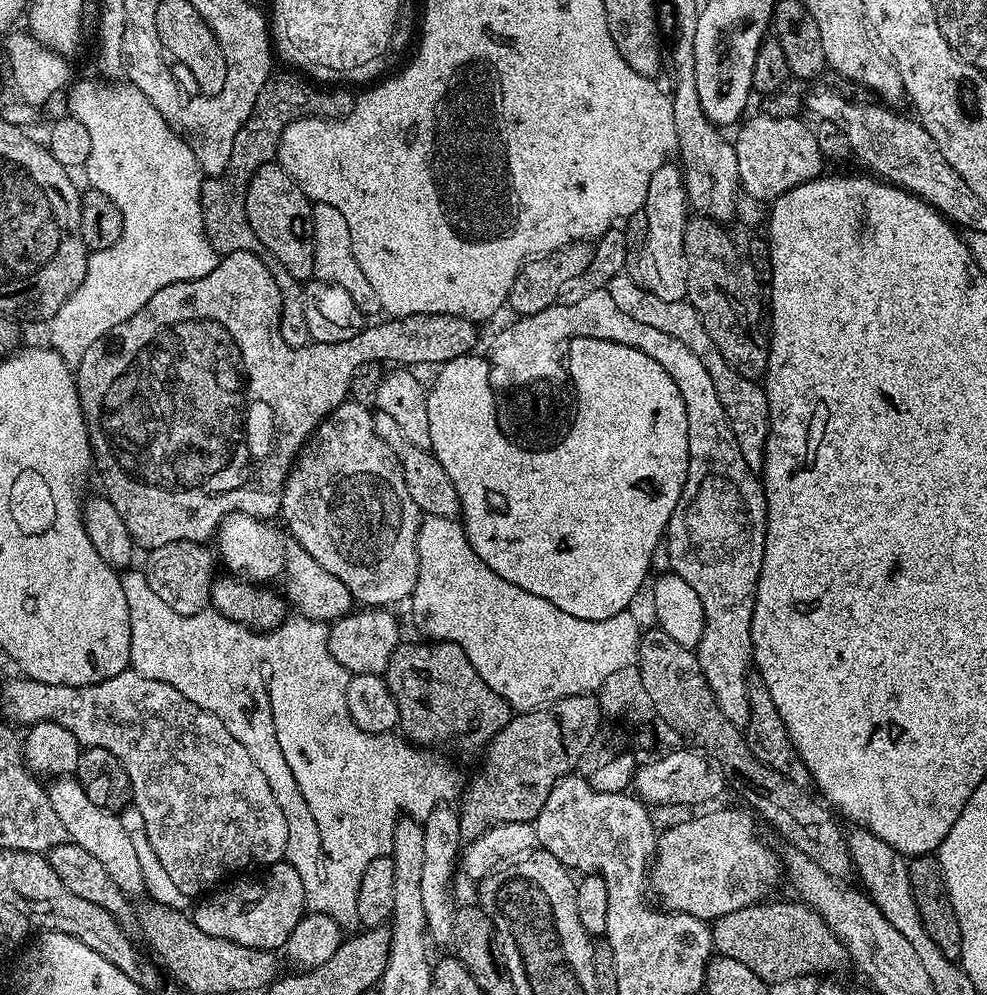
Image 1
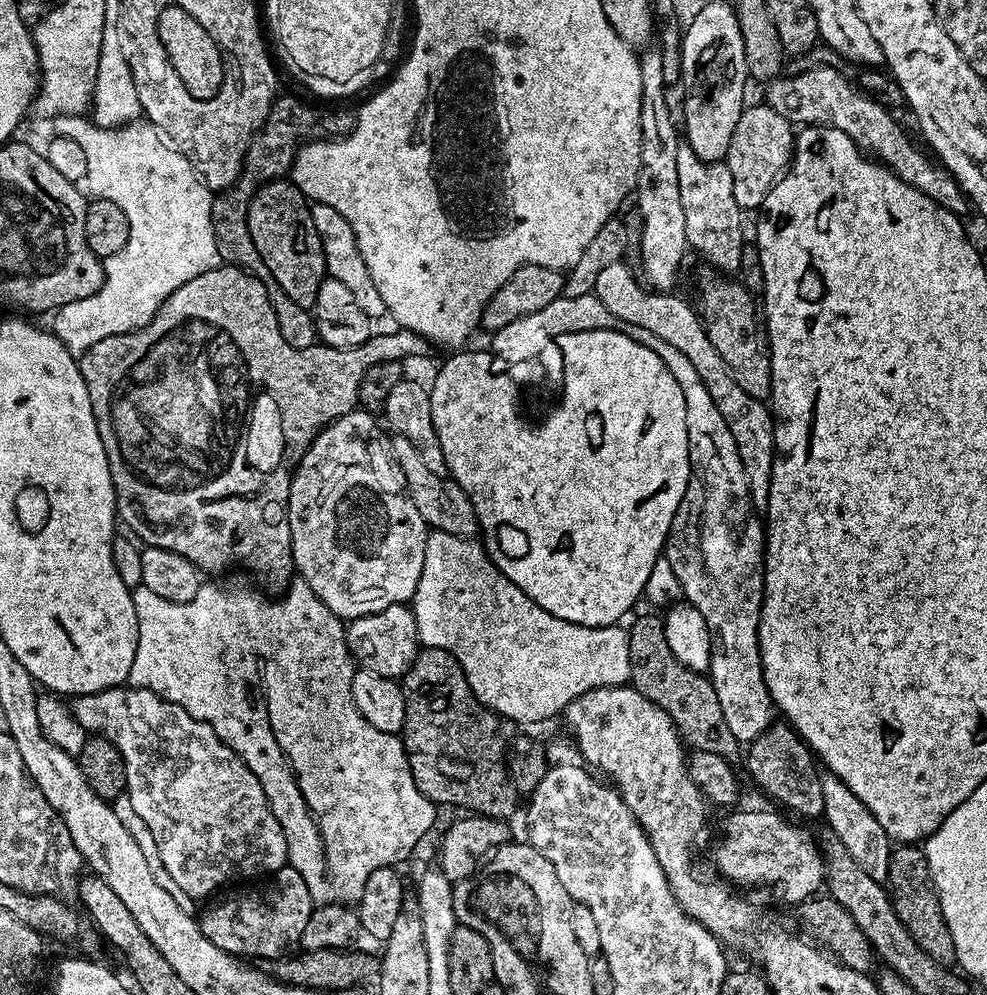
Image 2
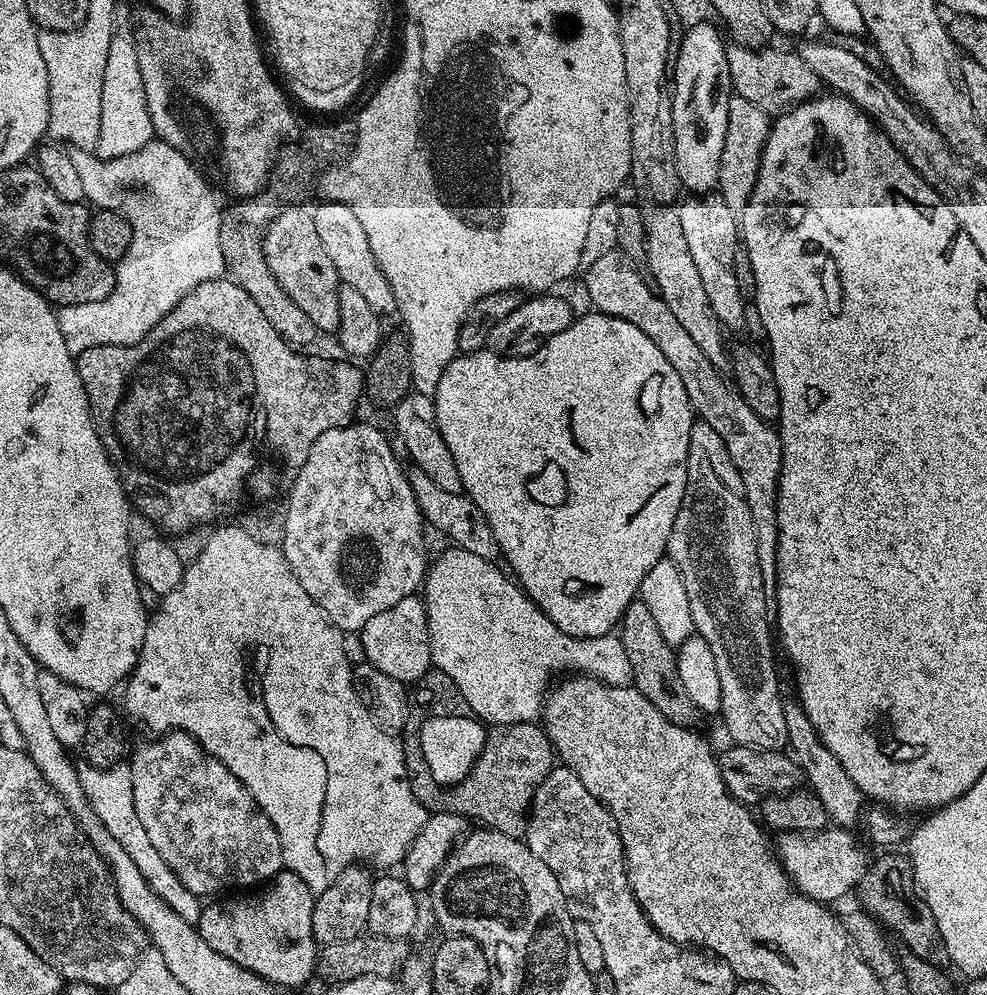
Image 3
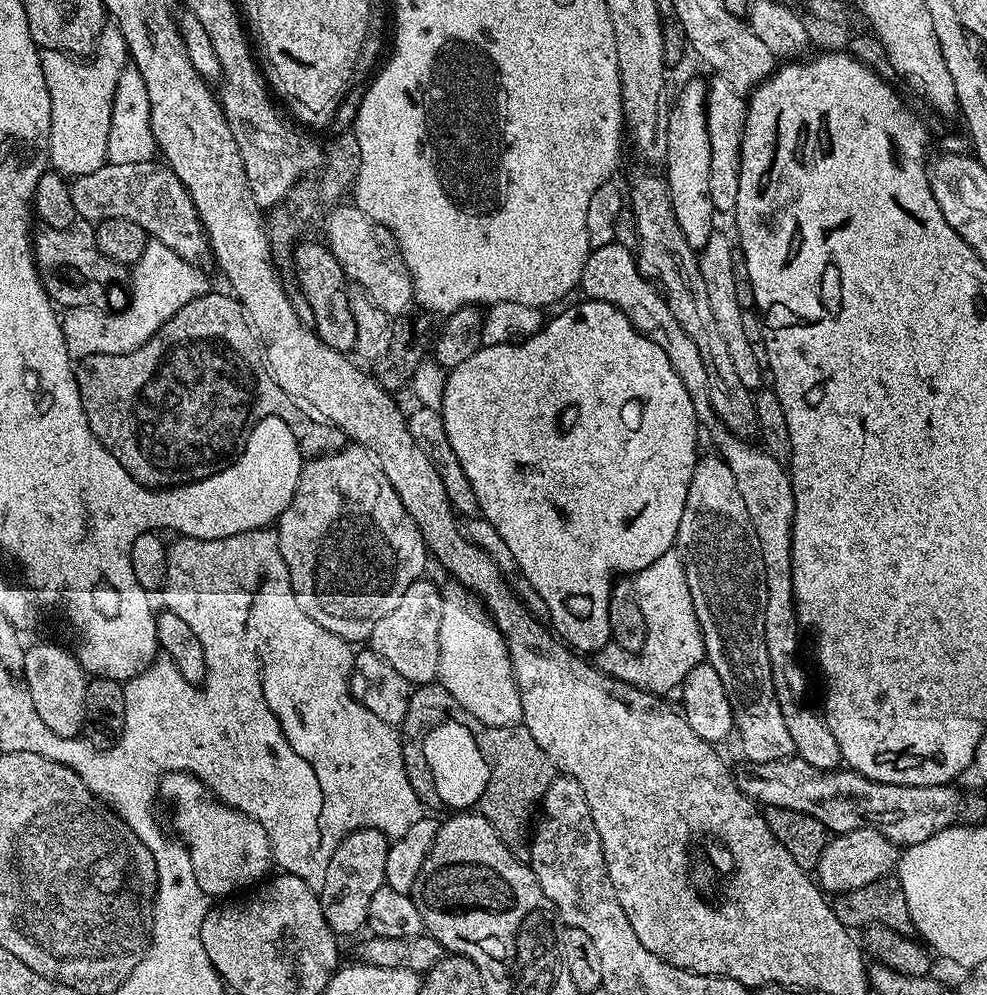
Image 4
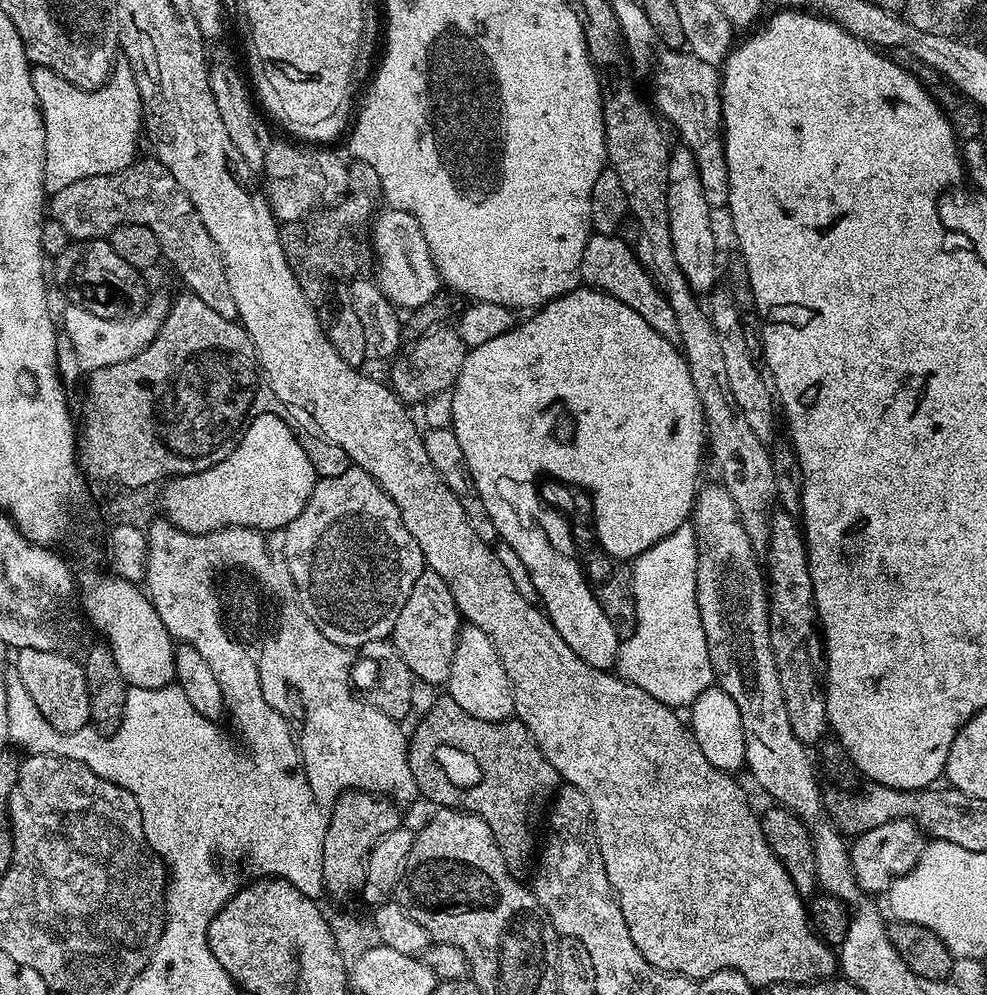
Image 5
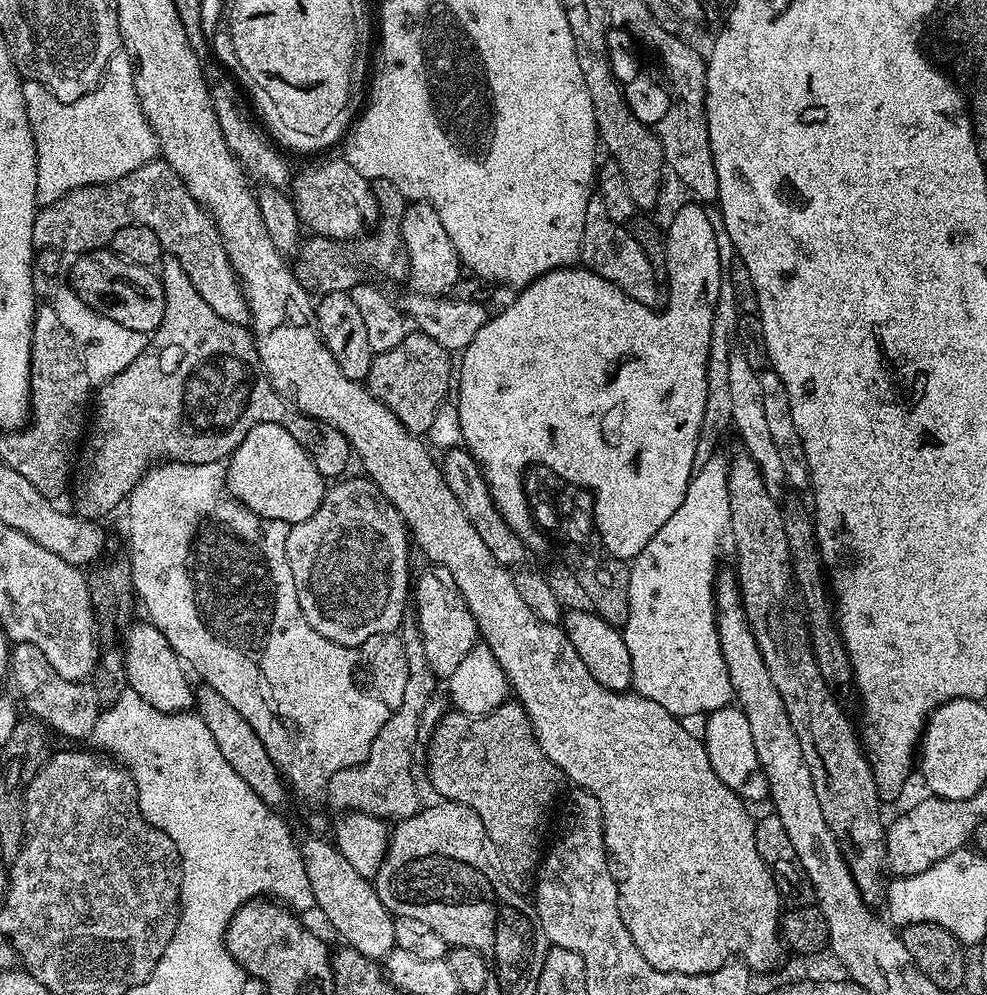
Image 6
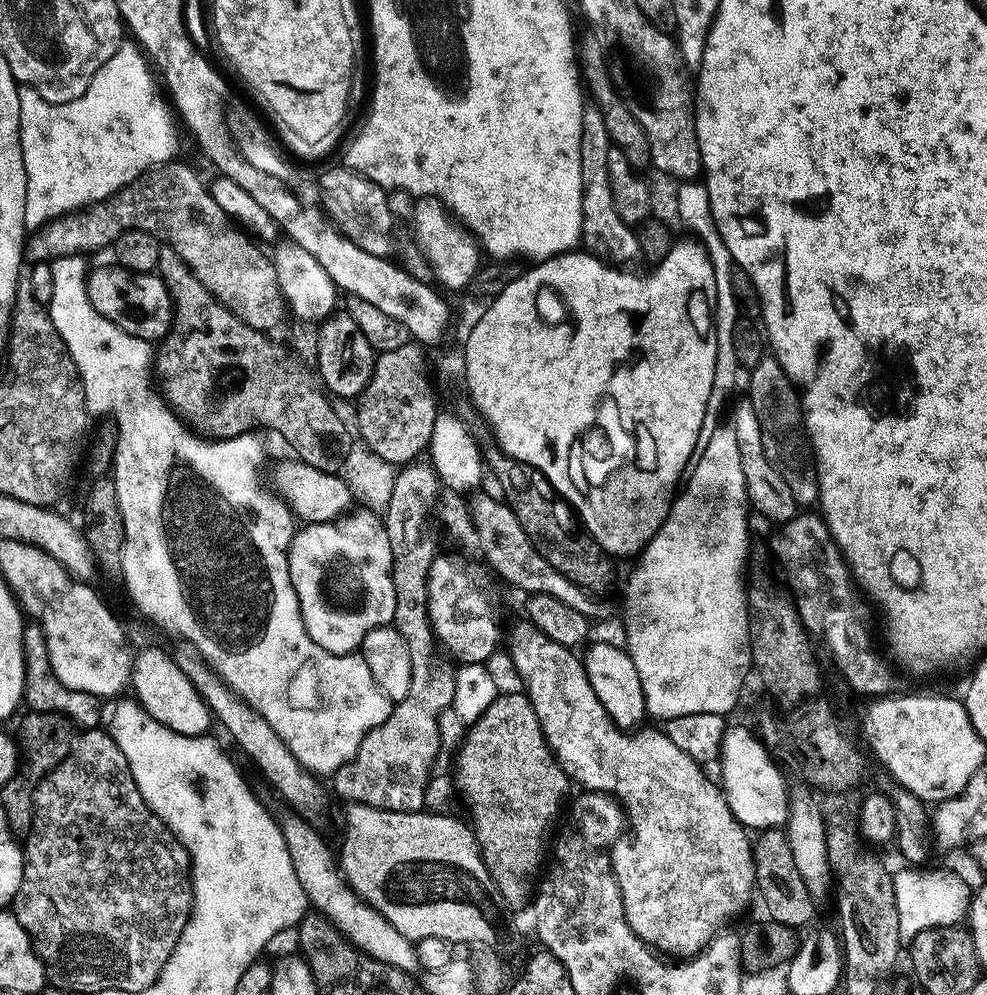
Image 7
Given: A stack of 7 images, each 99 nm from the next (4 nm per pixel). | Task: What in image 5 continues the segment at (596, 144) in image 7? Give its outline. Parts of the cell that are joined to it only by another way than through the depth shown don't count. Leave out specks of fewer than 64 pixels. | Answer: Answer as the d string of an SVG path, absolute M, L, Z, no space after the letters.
M589 235L586 250L582 250L580 279L587 287L610 294L618 298L618 302L630 306L630 310L634 310L643 320L650 322L650 326L654 326L654 330L658 330L662 338L673 342L679 341L678 318L674 318L674 310L670 310L670 302L657 288L652 275L640 264L633 245L621 240L619 235Z

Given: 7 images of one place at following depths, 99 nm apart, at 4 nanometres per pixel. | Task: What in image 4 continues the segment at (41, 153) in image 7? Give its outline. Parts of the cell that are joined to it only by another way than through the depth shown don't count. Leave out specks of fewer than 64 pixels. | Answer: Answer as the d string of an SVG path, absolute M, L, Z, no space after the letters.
M115 22L105 23L92 58L92 64L83 64L83 59L73 58L67 52L46 48L40 54L45 89L50 90L48 159L51 167L65 178L75 178L82 170L100 168L108 159L114 86L118 86L118 78L130 58L126 38L122 38L122 30Z

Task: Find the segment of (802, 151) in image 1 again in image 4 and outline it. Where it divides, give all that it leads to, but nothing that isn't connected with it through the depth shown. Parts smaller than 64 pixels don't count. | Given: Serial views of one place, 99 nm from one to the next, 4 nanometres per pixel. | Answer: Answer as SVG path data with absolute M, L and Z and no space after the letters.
M719 78L713 81L708 84L708 109L706 110L706 126L710 134L710 198L712 207L717 213L732 214L736 211L740 147L744 133L744 119L748 110L745 97L735 92L730 82Z

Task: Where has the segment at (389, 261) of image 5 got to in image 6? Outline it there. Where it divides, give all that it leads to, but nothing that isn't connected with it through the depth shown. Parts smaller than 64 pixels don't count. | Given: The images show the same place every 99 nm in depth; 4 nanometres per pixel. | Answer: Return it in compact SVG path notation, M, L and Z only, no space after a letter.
M423 202L409 203L405 207L400 229L406 242L406 254L410 254L408 280L411 291L427 296L451 293L453 286L462 278L462 265L460 255L454 250L454 242L450 242L450 234L446 234L446 226L442 226L442 218L438 218L434 206Z

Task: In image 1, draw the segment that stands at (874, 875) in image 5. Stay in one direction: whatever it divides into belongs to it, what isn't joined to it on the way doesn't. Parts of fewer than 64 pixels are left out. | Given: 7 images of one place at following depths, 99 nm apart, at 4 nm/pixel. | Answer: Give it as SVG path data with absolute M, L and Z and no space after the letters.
M743 807L715 808L701 811L704 812L701 816L684 820L665 832L663 829L657 835L656 854L650 868L651 891L654 896L656 892L657 898L661 900L659 903L667 911L685 912L705 922L716 920L734 910L742 910L751 904L759 904L779 886L780 880L782 884L781 857L778 852L776 856L775 850L766 841L756 837L753 817Z

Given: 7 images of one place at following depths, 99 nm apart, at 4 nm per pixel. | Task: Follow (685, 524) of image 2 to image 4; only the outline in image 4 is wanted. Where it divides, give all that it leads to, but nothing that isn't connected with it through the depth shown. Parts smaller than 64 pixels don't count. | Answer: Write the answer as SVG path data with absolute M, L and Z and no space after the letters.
M719 454L701 455L694 466L694 474L690 482L690 490L686 494L686 507L682 509L682 522L678 522L678 534L674 545L680 554L682 574L690 586L690 598L694 602L696 617L700 623L700 633L704 636L704 654L707 663L718 670L718 678L722 678L722 686L730 698L732 722L735 735L740 735L740 744L744 747L747 759L751 762L774 762L794 753L794 738L786 730L786 722L782 719L782 710L778 706L778 698L774 690L774 678L770 674L770 654L766 654L766 574L762 570L762 550L758 550L758 534L754 534L754 526L750 526L750 514L746 514L746 502L742 502L742 494L738 494L738 482L734 482L734 474L730 466Z

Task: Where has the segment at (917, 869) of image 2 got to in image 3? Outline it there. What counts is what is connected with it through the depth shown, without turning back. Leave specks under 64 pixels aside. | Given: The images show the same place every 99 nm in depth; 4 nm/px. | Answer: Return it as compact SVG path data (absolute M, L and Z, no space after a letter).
M884 850L880 857L869 863L866 874L860 880L859 907L871 914L885 929L896 932L911 955L922 958L937 966L949 963L948 951L940 939L938 922L934 922L934 914L930 906L918 895L914 866L907 855L900 850Z

